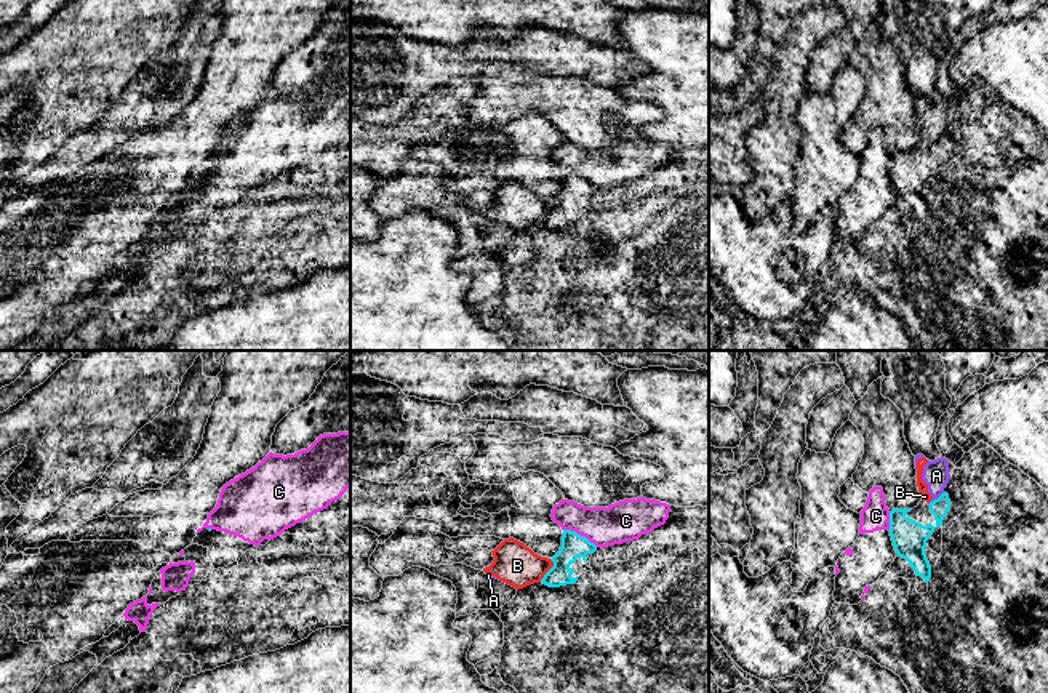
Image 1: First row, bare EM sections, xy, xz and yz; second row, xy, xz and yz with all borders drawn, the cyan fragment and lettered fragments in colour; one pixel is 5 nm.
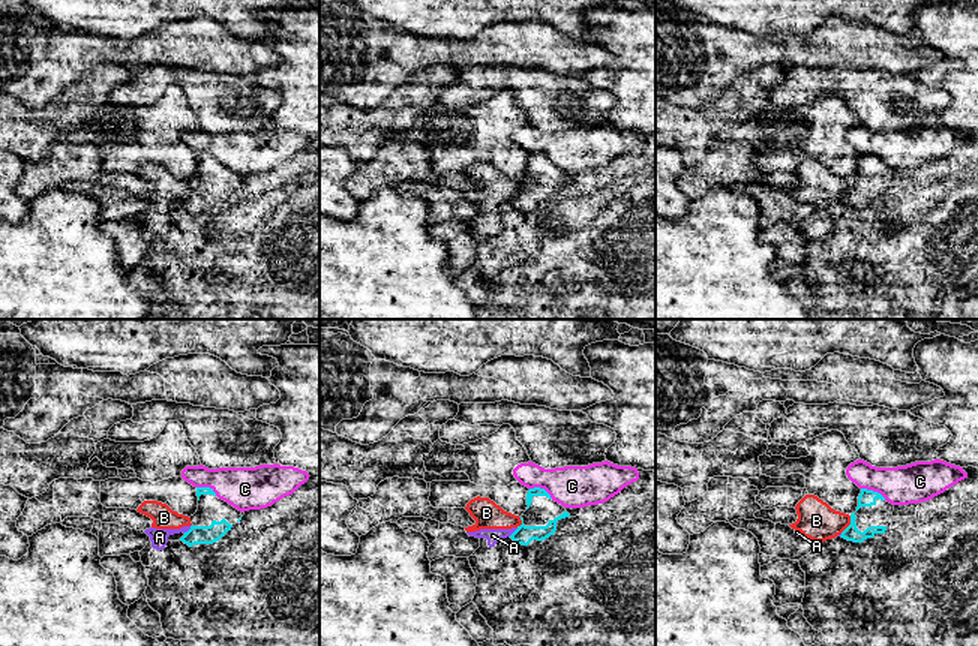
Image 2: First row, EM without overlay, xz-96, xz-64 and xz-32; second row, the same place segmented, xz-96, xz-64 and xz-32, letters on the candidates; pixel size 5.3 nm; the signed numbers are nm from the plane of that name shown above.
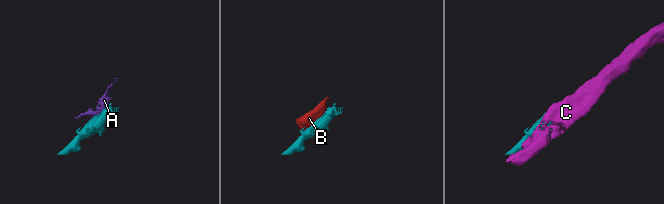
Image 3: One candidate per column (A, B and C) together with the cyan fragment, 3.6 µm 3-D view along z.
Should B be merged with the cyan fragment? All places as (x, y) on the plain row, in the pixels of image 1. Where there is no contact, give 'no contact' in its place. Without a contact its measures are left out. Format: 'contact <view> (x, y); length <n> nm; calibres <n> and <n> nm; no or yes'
contact xz (549, 212); length 130 nm; calibres 120 and 220 nm; no

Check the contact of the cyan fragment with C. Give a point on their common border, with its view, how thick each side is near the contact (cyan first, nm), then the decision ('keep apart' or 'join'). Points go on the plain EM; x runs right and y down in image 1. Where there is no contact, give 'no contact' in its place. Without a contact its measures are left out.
xz (580, 176) | 120/200 nm | keep apart

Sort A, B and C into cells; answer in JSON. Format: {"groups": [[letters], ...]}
{"groups": [["A", "B"], ["C"]]}

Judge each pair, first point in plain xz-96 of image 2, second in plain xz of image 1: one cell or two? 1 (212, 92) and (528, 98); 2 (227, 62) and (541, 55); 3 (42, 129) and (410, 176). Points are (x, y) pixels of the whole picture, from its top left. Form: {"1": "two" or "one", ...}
{"1": "one", "2": "one", "3": "two"}

